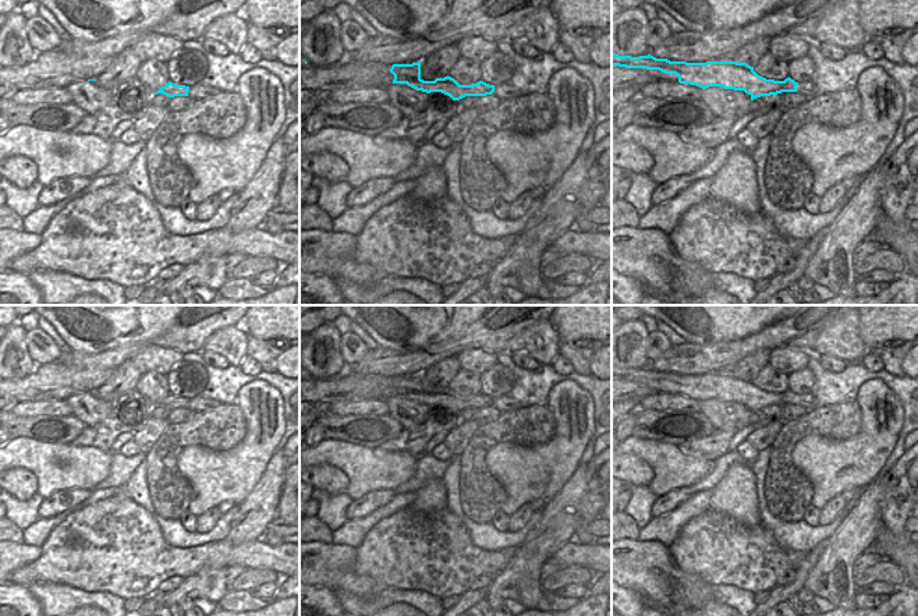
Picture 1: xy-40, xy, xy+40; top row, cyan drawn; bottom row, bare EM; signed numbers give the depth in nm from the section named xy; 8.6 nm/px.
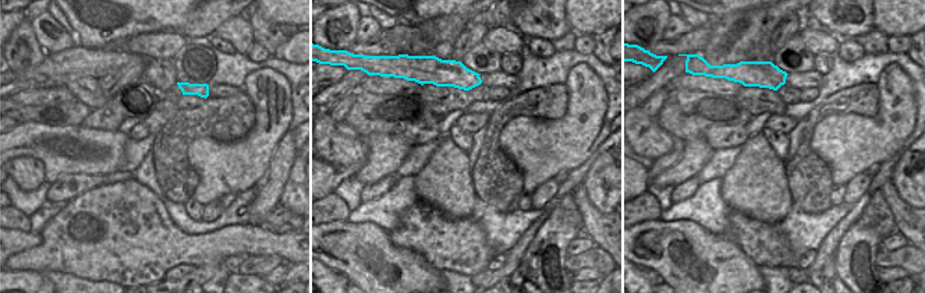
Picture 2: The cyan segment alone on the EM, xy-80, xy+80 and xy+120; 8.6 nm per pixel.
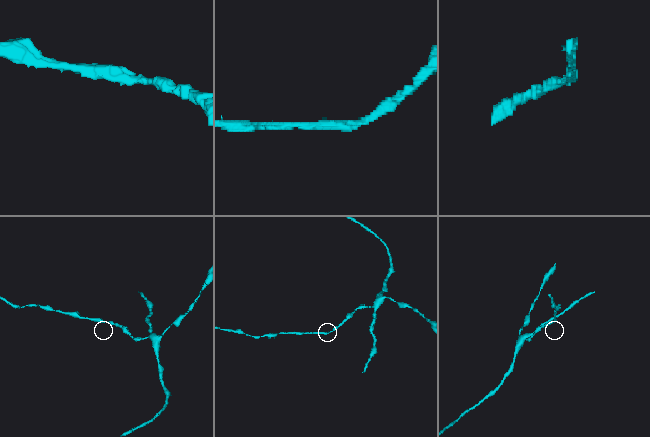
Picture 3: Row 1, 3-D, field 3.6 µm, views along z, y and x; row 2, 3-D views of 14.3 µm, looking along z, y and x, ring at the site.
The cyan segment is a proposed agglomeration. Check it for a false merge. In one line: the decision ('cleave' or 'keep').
keep

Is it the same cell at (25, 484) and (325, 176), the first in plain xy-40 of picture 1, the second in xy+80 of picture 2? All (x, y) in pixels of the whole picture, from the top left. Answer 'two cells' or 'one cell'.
two cells

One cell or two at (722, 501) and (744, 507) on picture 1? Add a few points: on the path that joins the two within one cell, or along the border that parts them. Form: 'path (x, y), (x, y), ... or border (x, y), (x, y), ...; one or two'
path (727, 501), (738, 502); one

